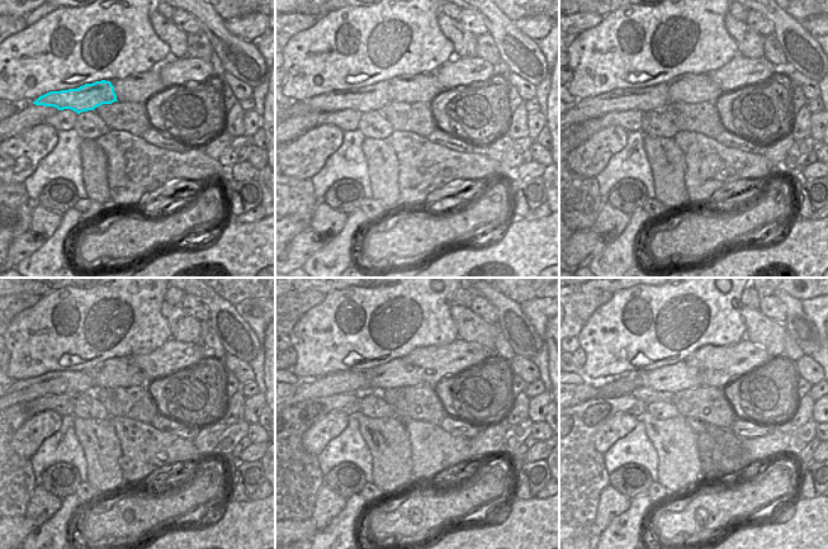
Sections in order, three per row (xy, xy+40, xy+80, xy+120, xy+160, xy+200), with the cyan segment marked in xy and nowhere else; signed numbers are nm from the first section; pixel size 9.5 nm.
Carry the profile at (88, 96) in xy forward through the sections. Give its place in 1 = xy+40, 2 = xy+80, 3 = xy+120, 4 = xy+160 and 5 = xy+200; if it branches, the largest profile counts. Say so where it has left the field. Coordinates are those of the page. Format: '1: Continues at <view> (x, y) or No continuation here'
1: Continues at xy+40 (374, 96)
2: Continues at xy+80 (652, 98)
3: Continues at xy+120 (62, 382)
4: Continues at xy+160 (342, 382)
5: Continues at xy+200 (621, 384)

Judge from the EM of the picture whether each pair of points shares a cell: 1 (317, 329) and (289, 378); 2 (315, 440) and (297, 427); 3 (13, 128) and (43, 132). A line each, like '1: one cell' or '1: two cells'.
1: two cells
2: two cells
3: two cells

